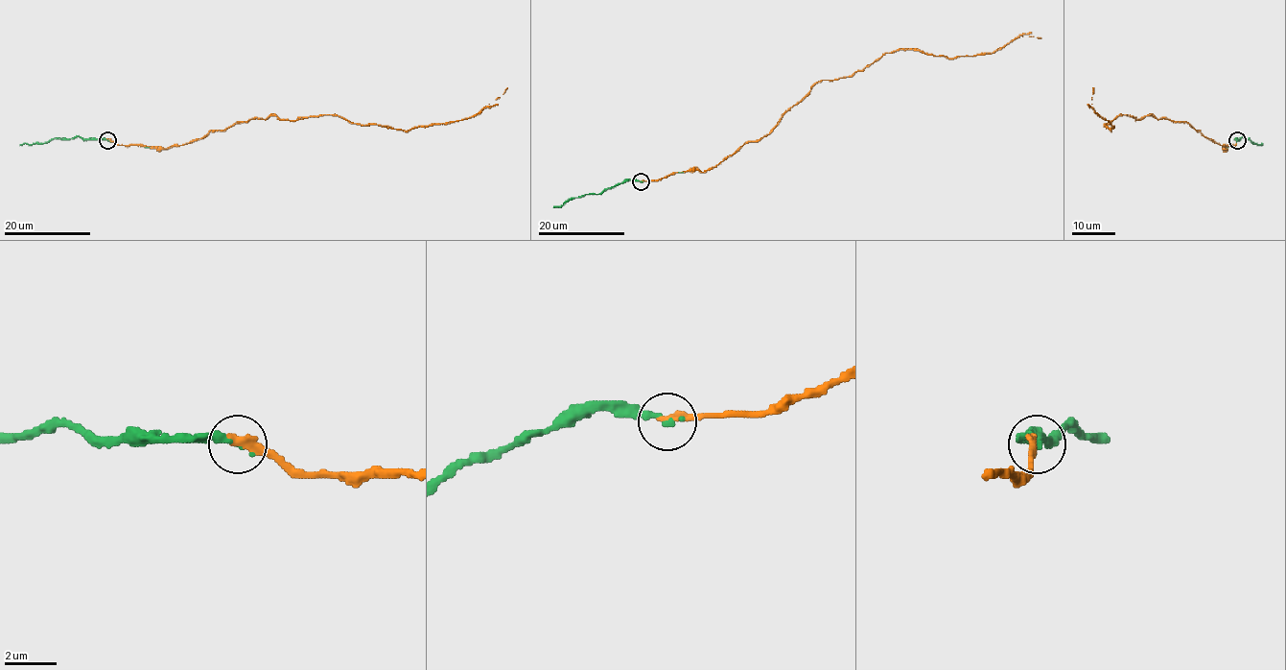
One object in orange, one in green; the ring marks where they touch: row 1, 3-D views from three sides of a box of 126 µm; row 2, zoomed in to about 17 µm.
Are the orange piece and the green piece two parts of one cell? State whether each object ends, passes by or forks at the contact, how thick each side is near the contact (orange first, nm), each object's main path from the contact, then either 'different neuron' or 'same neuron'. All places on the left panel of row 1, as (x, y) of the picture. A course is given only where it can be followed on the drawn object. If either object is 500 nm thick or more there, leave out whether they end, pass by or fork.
orange ends there; green ends there; 400 nm thick on the orange side, 260 nm on the other; orange runs (107, 139), (166, 149), (270, 116), (335, 114), (409, 131), (467, 119), (493, 106), (507, 87); green runs (107, 139), (80, 136), (19, 145); same neuron

